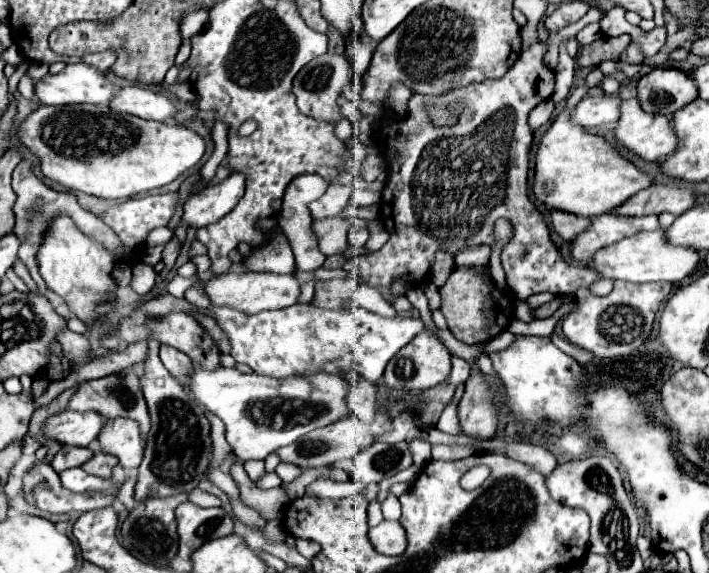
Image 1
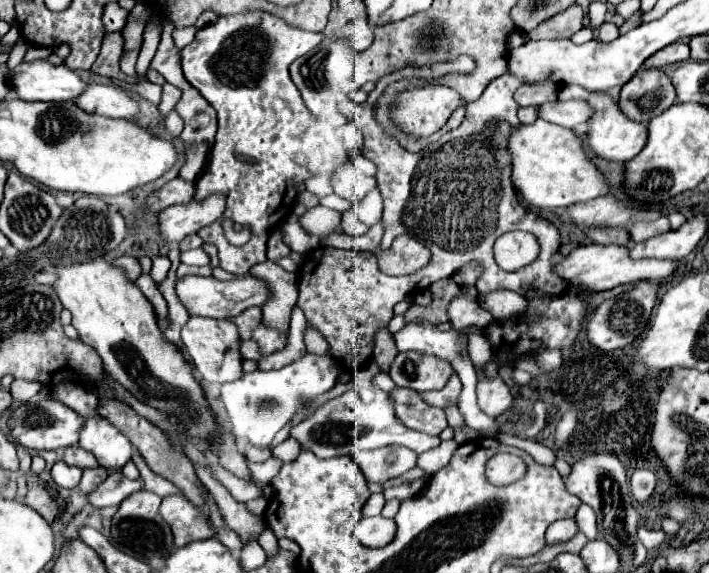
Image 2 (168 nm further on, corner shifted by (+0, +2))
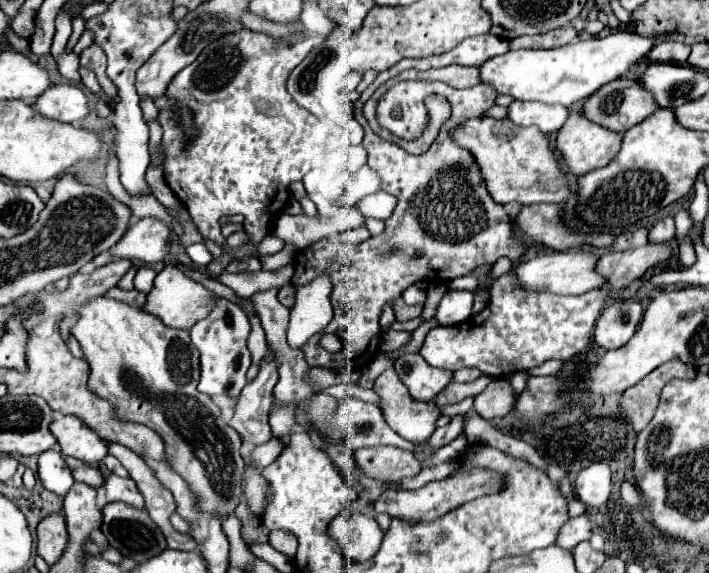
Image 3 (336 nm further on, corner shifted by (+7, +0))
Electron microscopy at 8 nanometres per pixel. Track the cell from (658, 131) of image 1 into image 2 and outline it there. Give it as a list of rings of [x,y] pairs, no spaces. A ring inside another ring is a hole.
[[[565,85],[559,91],[559,99],[583,99],[595,107],[595,115],[589,119],[589,147],[597,157],[605,157],[611,161],[631,161],[641,149],[645,147],[647,139],[647,127],[639,121],[629,121],[621,109],[617,109],[617,101],[609,93],[589,93],[587,89],[581,89],[579,85]]]

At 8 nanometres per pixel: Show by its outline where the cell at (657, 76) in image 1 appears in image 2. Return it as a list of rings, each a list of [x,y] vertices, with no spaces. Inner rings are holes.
[[[641,69],[621,89],[619,107],[633,119],[649,123],[675,103],[673,81],[661,69]]]

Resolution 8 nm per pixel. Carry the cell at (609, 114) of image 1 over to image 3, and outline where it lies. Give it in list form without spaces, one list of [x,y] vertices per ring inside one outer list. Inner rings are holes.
[[[512,101],[508,105],[508,115],[512,123],[526,127],[536,125],[542,133],[558,131],[568,117],[568,109],[562,105],[546,105],[536,101]]]

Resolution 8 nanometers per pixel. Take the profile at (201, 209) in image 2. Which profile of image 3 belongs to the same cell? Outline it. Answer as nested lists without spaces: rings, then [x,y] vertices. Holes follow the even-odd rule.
[[[140,219],[128,227],[124,237],[110,249],[112,259],[158,263],[170,253],[170,231],[158,219]]]

